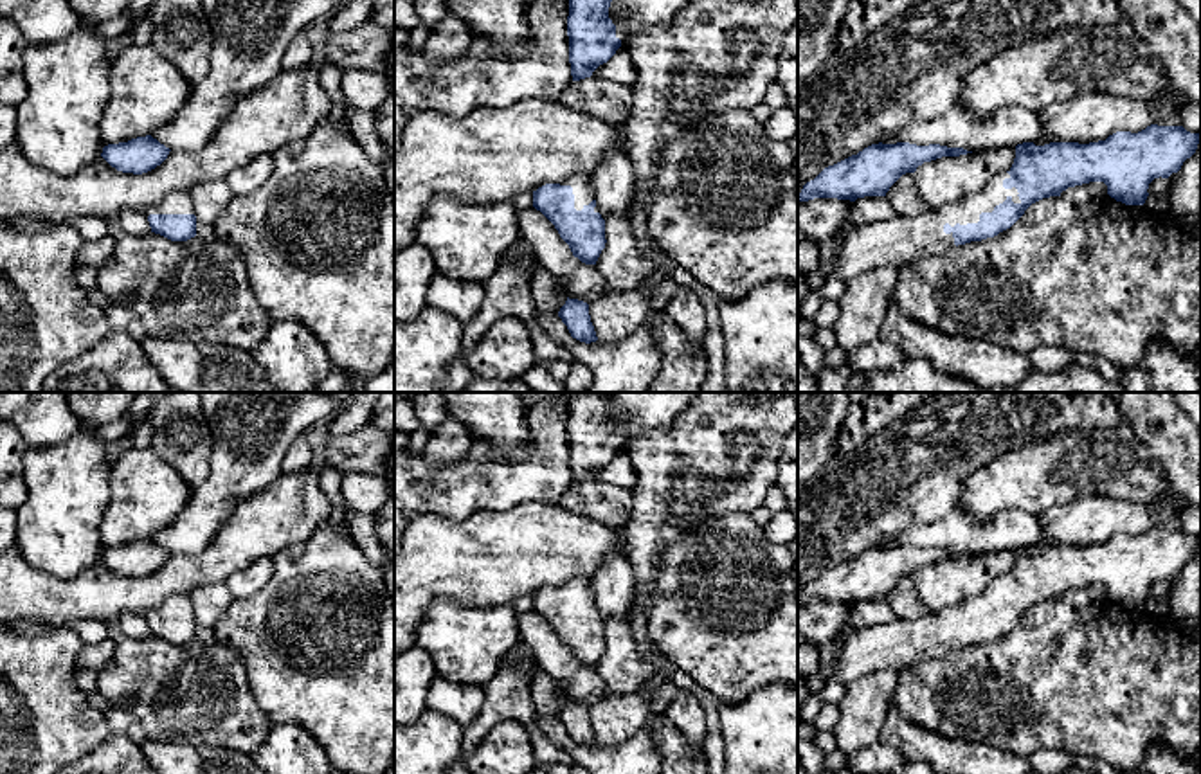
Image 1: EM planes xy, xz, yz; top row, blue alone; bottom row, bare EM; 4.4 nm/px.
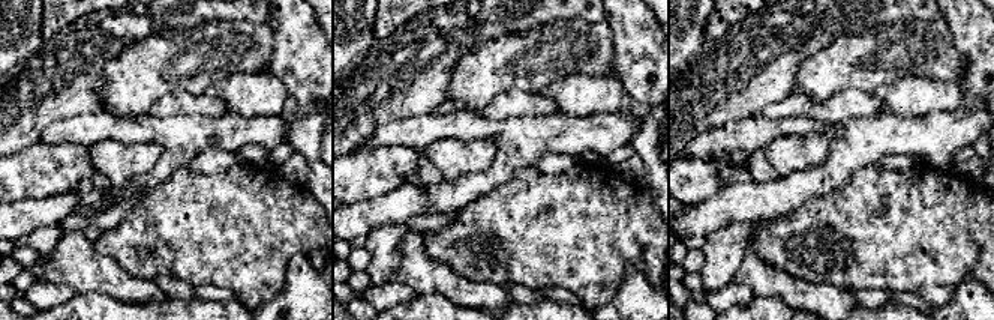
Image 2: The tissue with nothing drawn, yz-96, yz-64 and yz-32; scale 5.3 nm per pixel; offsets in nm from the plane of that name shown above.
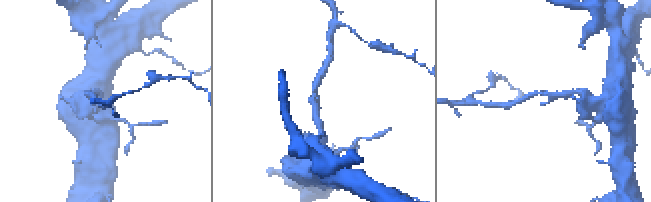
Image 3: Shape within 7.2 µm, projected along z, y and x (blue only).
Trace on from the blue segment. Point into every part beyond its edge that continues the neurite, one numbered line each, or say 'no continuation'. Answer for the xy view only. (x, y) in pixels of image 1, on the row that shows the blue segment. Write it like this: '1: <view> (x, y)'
1: xy (177, 202)

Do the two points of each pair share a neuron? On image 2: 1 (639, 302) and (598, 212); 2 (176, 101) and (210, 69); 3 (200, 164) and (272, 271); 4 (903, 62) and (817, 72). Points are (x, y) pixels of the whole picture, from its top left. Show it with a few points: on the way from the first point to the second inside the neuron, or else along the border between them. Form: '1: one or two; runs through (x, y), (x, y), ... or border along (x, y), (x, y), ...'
1: two; border along (639, 262), (627, 268), (619, 290), (607, 302)
2: two; border along (207, 90), (188, 93), (173, 89), (153, 105)
3: two; border along (237, 163), (215, 173), (191, 173), (186, 169)
4: one; runs through (882, 62), (847, 62), (838, 66)

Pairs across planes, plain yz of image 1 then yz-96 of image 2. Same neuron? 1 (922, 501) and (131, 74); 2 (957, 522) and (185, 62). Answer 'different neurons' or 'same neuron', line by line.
1: different neurons
2: different neurons

